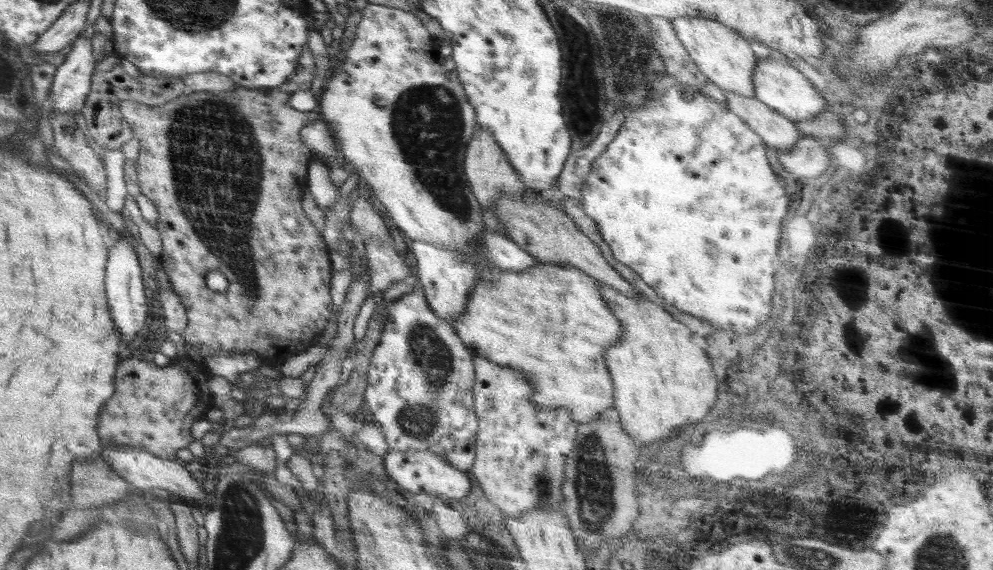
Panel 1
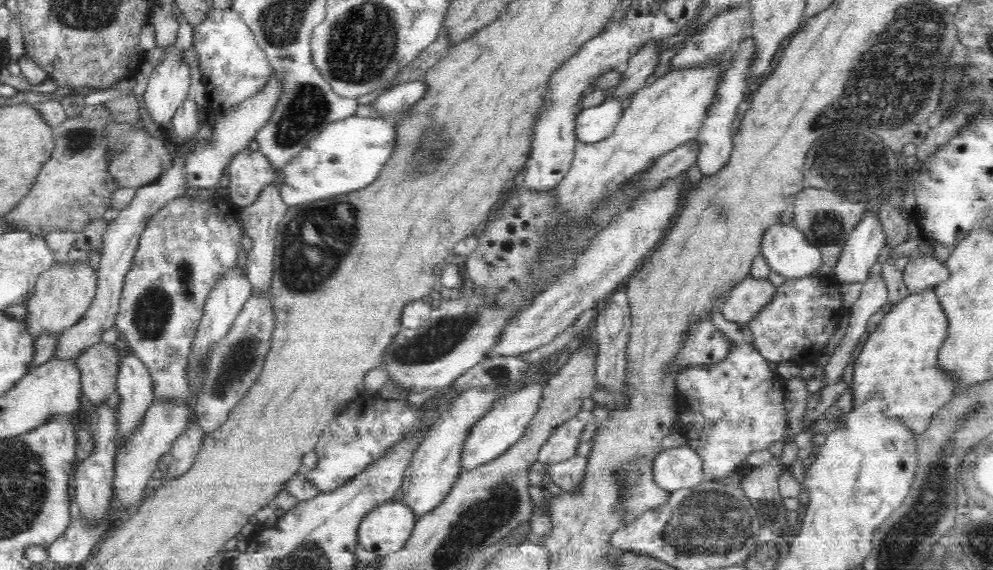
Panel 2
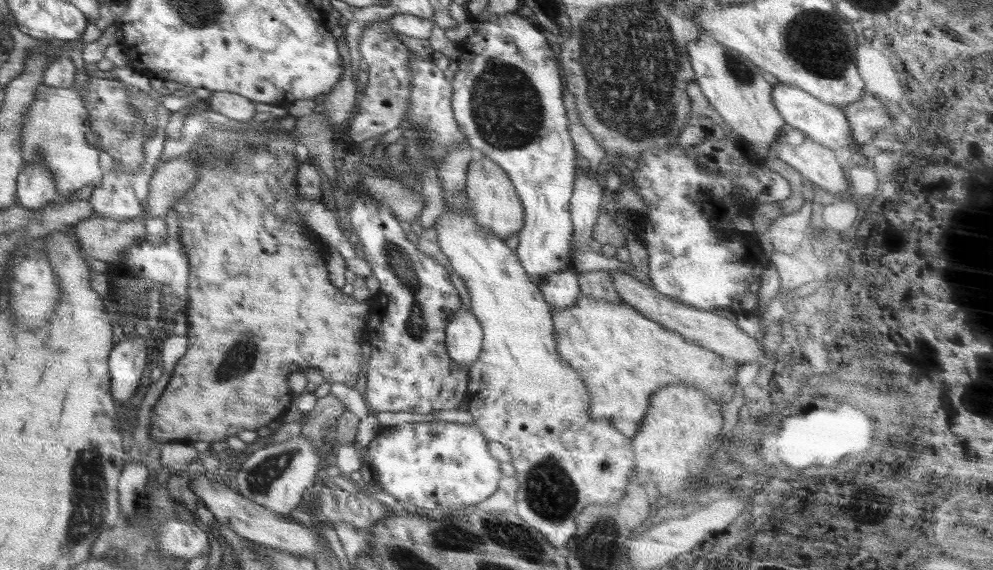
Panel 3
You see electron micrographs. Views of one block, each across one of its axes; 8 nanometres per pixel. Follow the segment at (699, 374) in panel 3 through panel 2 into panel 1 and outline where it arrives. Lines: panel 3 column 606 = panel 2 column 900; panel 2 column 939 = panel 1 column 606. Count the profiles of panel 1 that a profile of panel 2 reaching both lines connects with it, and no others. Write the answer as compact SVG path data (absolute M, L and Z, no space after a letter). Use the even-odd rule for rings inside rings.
M538 262L534 268L526 270L526 272L514 272L503 271L502 274L496 276L496 280L492 278L492 282L486 282L486 280L477 280L474 284L474 290L466 302L465 314L458 320L450 322L452 329L462 344L470 350L474 355L480 355L492 361L493 363L510 367L514 371L524 375L530 385L532 385L532 394L528 396L532 402L536 403L539 407L543 408L566 408L570 412L570 417L577 423L592 422L600 412L604 412L614 406L614 387L612 384L612 377L606 367L606 361L604 361L604 352L610 344L618 342L620 336L622 336L622 325L620 321L614 315L614 312L610 309L610 305L606 303L606 299L602 297L598 285L596 285L596 279L592 279L585 272L575 269L574 266L560 266L560 264L548 264Z

